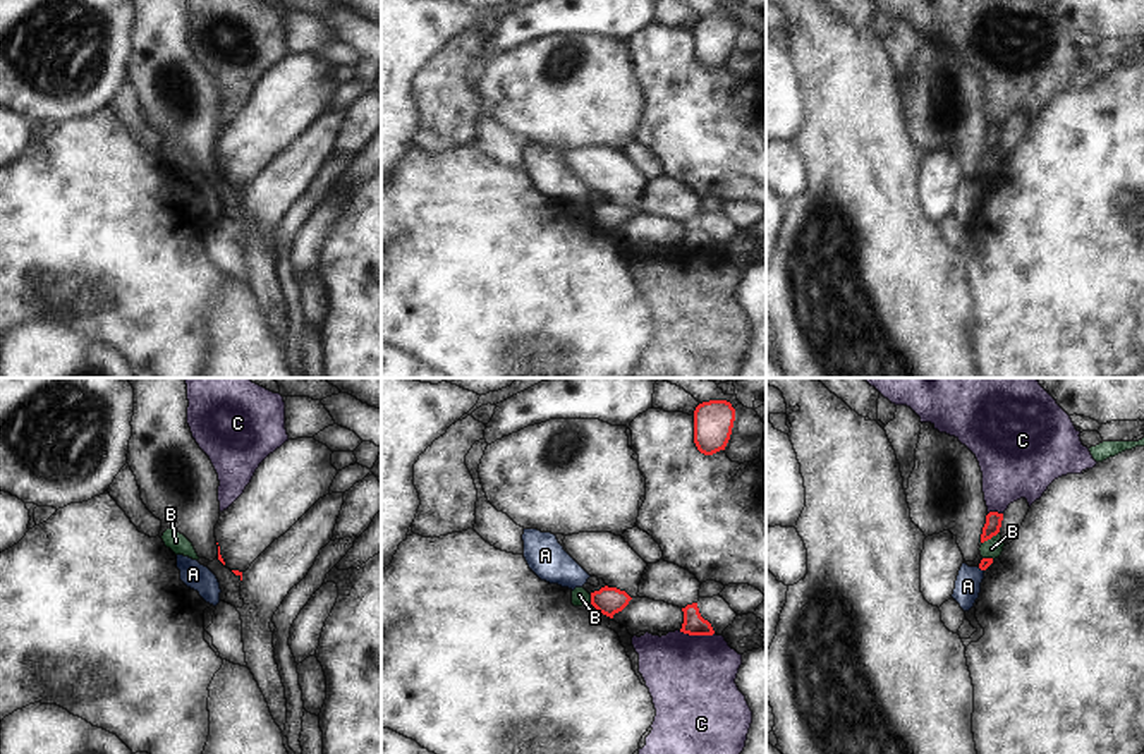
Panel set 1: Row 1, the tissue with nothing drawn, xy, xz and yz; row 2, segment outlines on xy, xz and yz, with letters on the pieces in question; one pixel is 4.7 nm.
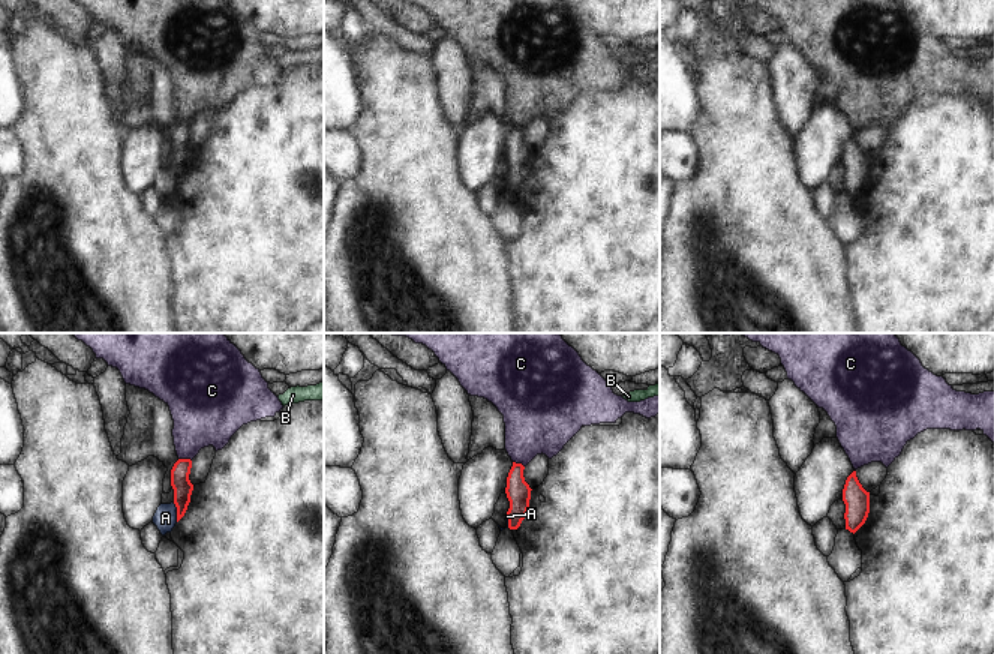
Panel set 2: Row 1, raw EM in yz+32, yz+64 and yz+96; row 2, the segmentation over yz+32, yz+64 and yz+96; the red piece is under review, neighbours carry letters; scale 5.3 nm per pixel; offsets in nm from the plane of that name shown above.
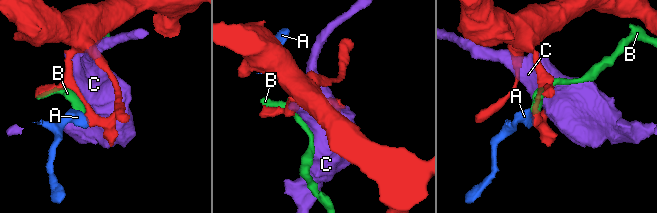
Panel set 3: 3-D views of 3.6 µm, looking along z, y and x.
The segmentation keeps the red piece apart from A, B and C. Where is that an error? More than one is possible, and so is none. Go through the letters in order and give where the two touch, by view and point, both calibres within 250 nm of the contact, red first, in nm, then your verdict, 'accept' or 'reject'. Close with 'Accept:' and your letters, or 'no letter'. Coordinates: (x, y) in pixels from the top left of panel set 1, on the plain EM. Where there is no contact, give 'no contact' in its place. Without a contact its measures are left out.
A: yz (981, 184) | 50/130 nm | reject
B: yz (990, 153) | 80/90 nm | reject
C: xz (696, 249) | 100/400 nm | reject
Accept: no letter

